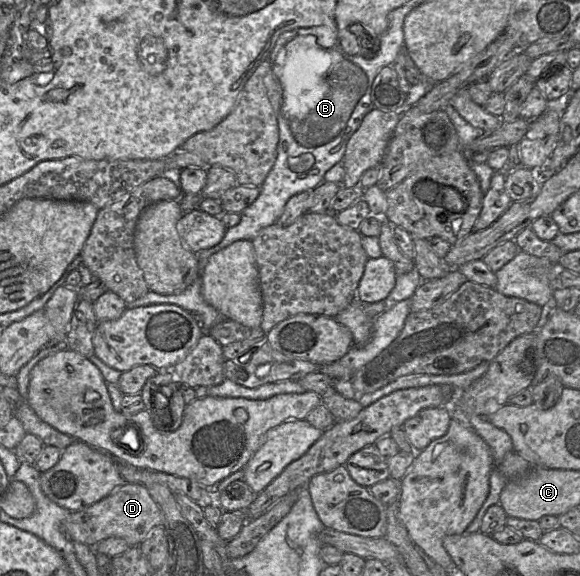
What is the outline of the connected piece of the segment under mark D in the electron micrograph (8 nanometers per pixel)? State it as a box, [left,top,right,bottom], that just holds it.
[63,482,162,546]

